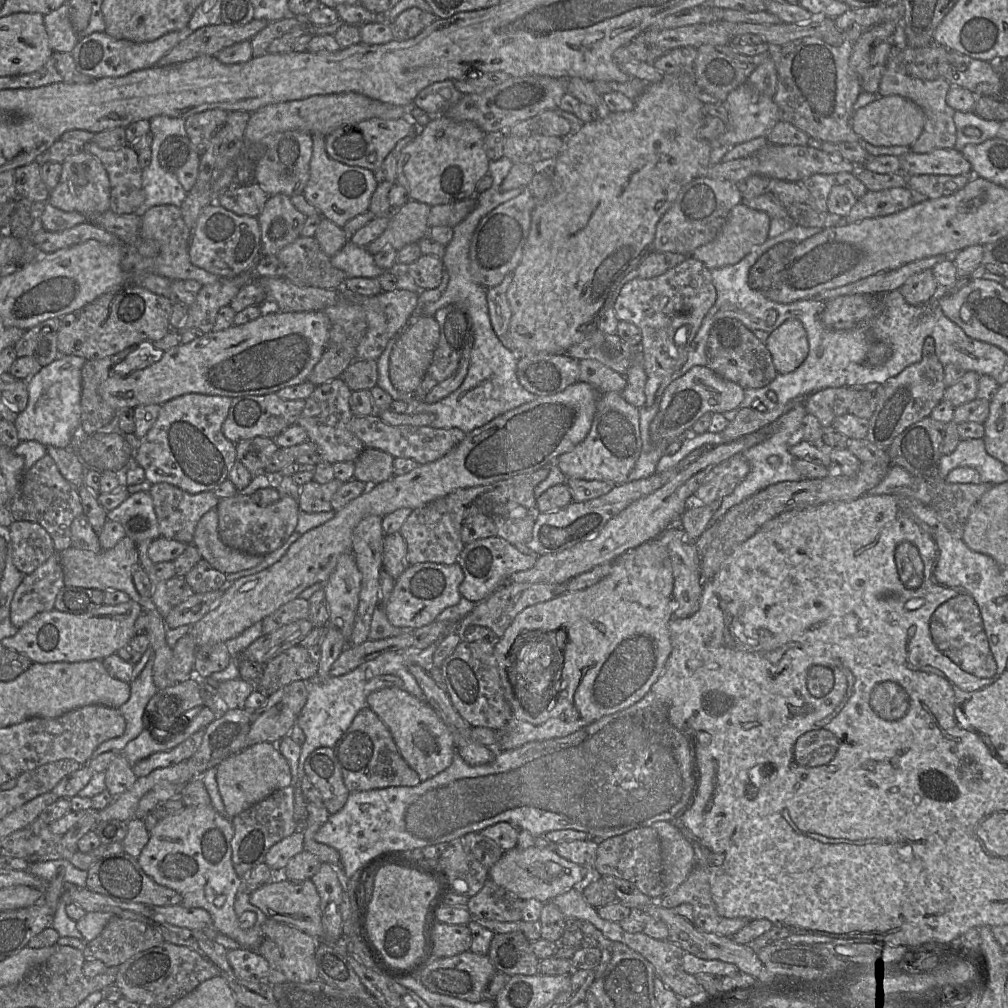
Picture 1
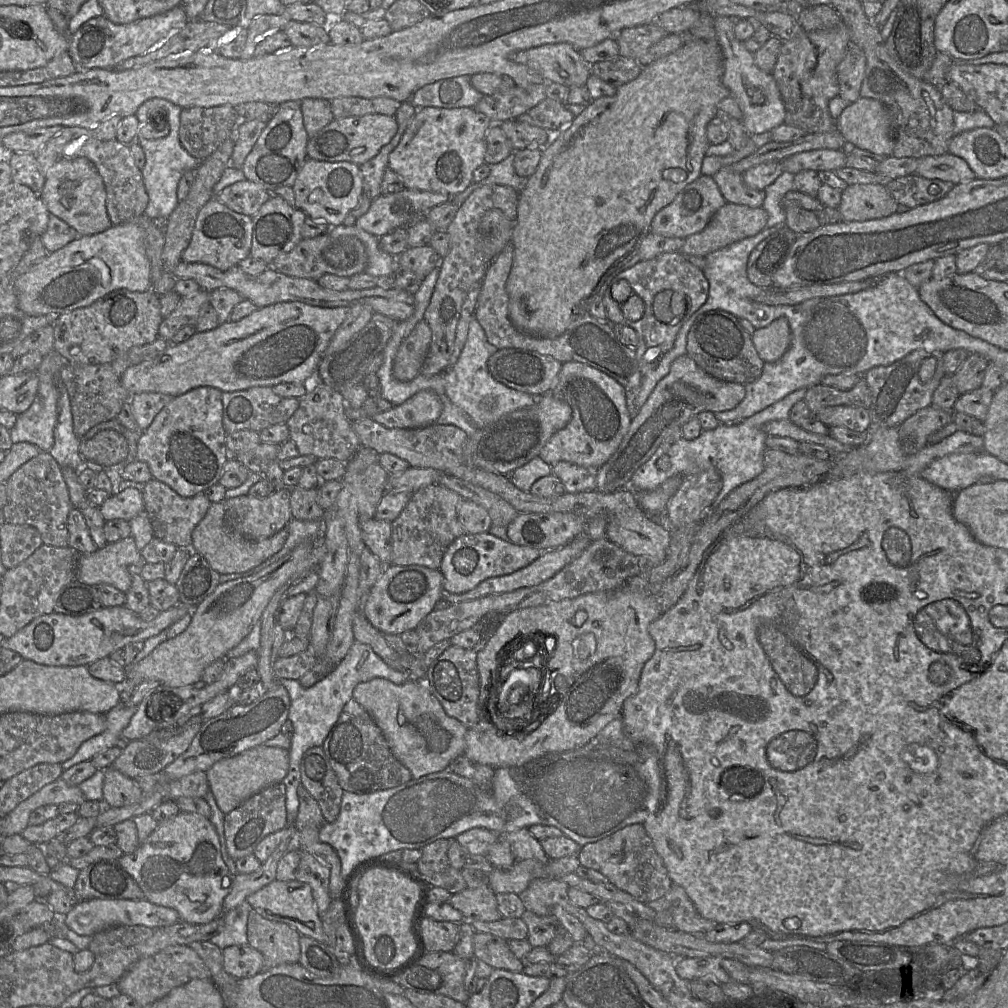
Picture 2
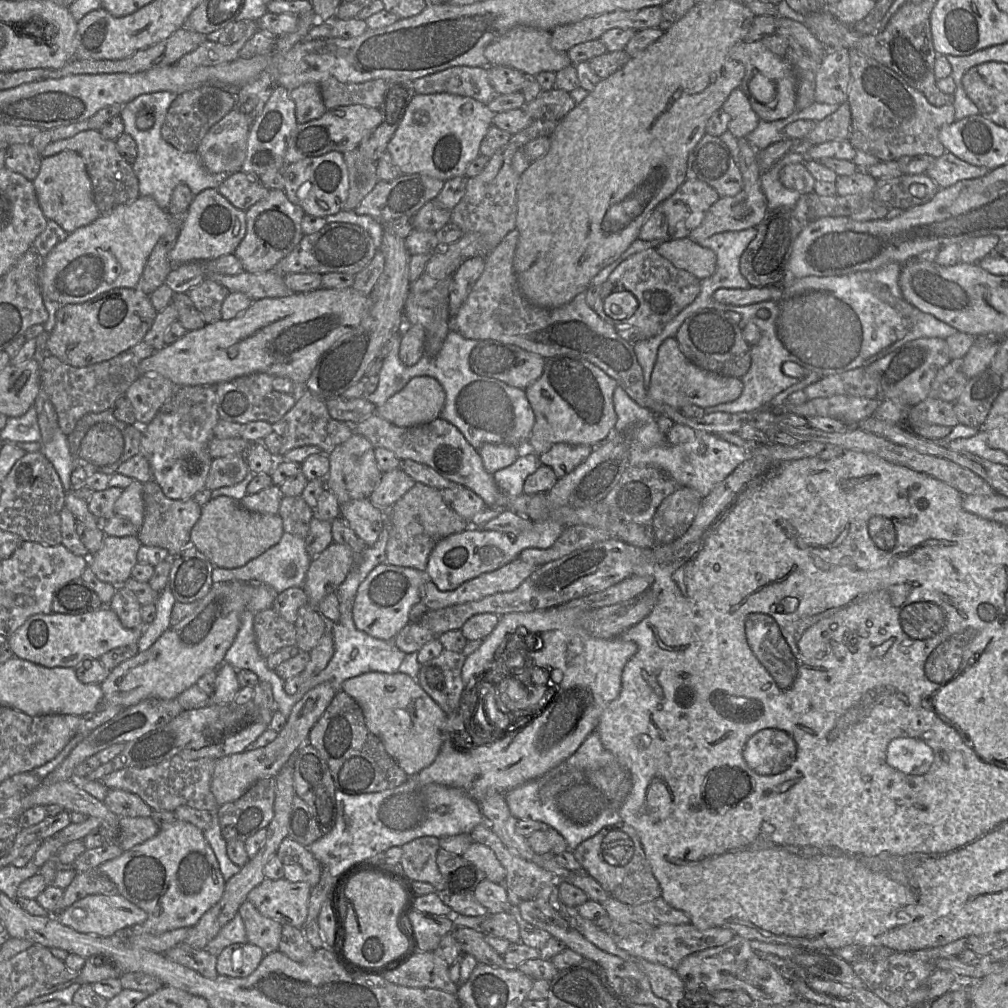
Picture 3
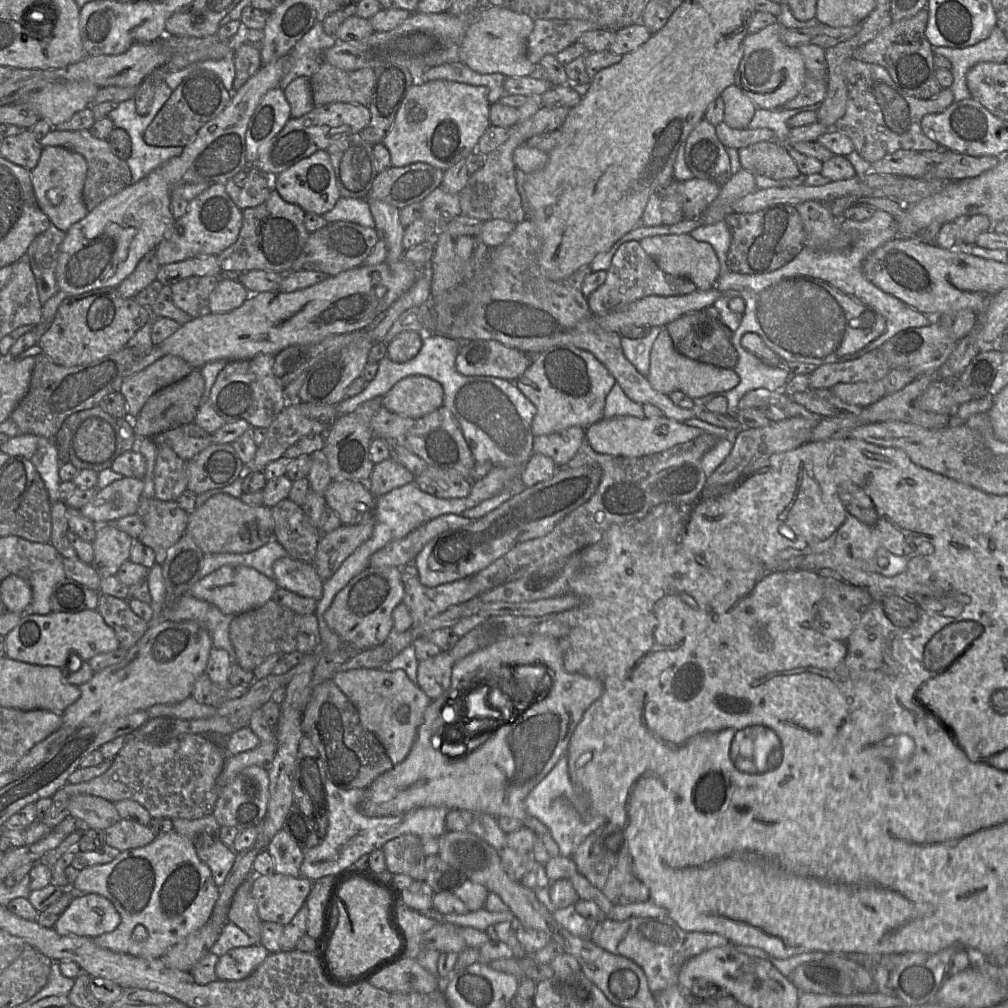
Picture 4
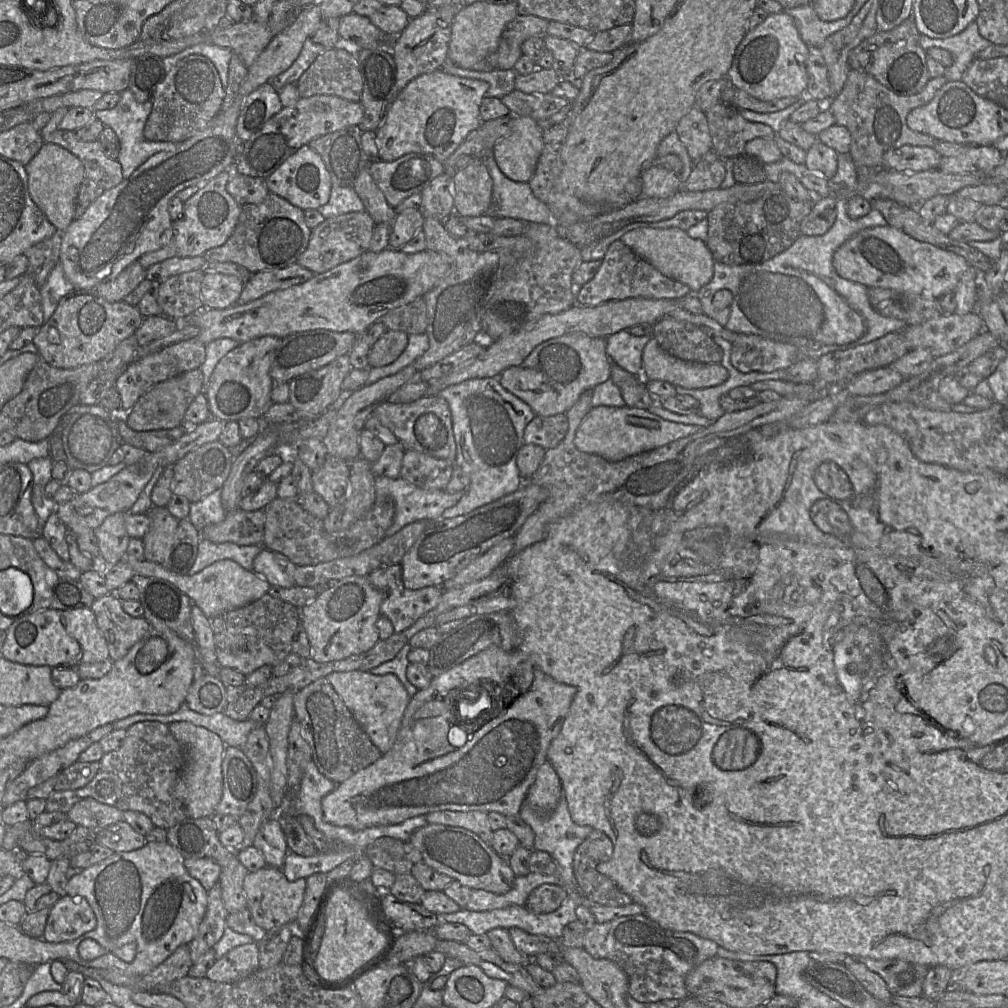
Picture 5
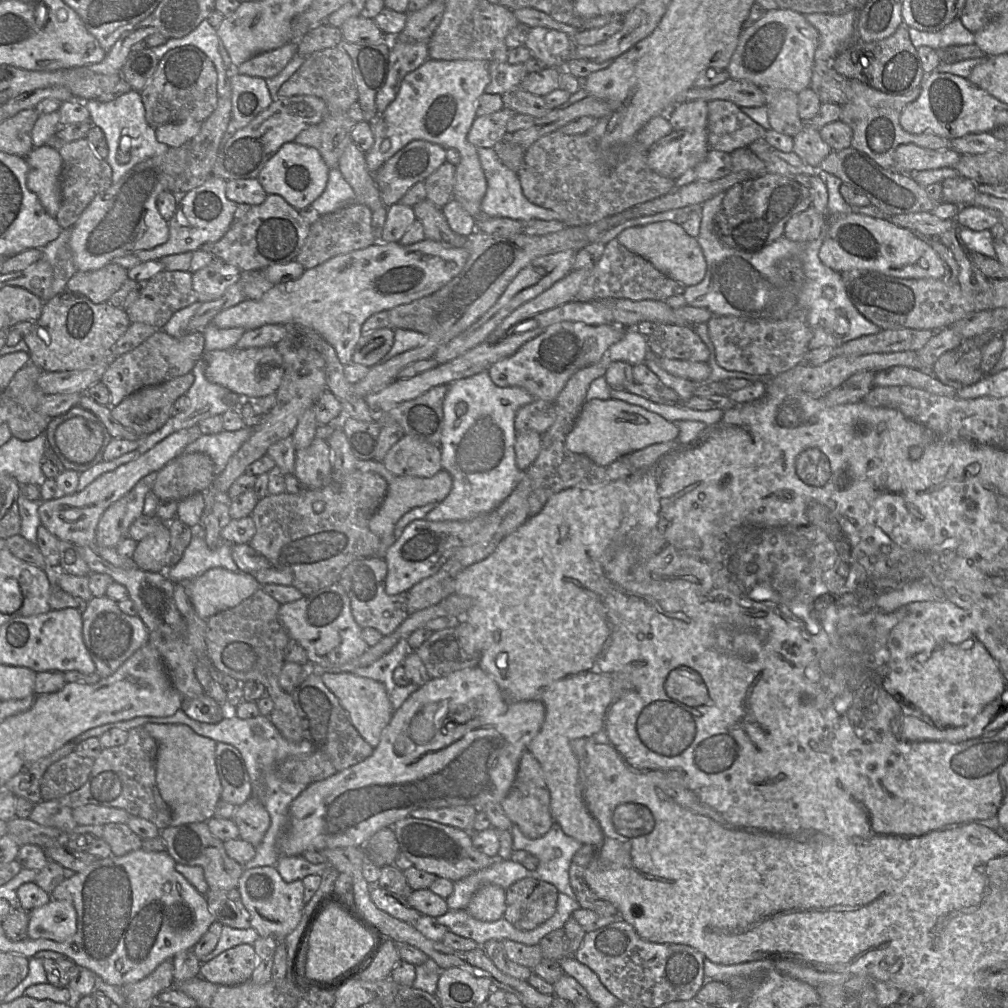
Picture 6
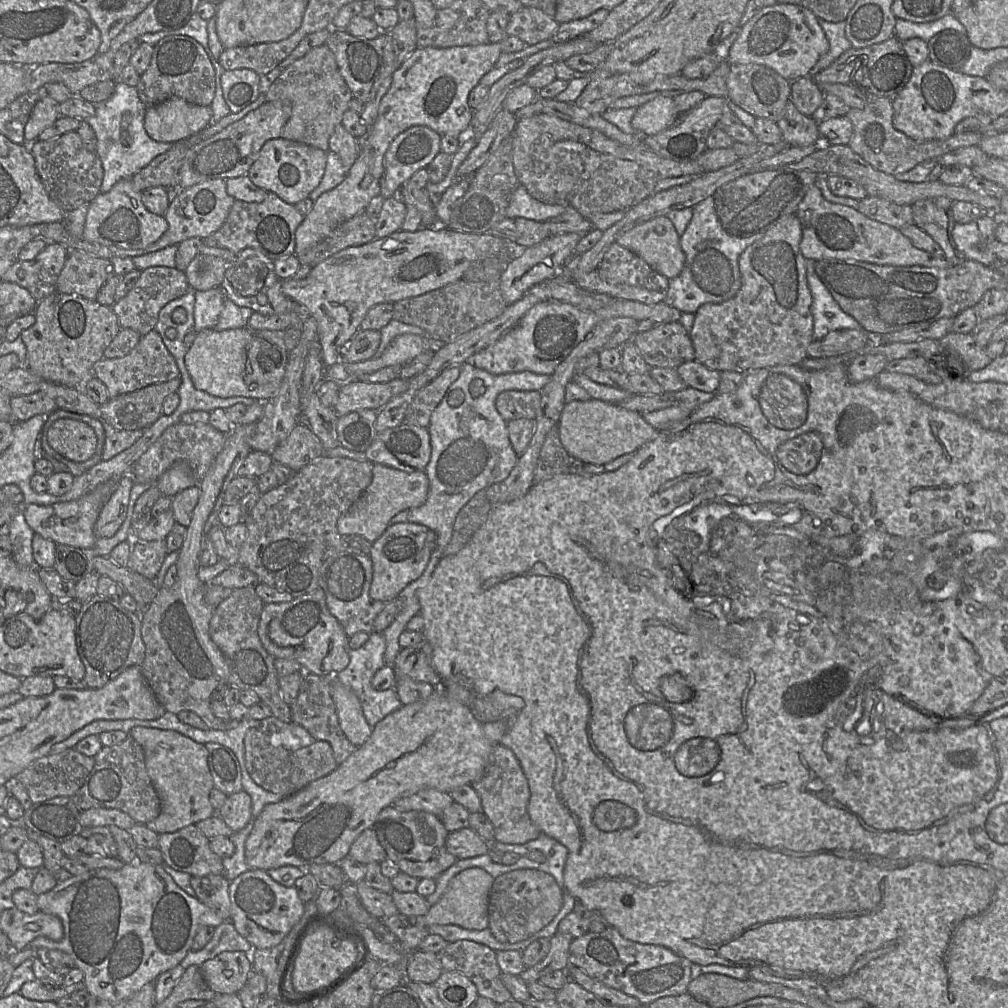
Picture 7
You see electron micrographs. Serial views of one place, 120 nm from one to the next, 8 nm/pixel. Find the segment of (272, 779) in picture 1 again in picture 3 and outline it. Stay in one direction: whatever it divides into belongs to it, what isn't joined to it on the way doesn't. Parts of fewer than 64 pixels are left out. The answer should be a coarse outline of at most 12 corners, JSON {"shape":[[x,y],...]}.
{"shape":[[336,690],[307,691],[275,740],[216,761],[218,806],[275,777],[307,741]]}

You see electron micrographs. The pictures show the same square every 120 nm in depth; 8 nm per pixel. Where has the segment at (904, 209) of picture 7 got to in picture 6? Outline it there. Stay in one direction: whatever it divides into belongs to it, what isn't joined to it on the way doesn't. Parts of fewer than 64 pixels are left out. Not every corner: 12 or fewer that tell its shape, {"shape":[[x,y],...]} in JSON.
{"shape":[[873,205],[863,215],[877,215],[924,238],[938,238],[957,227],[931,212],[888,215]]}

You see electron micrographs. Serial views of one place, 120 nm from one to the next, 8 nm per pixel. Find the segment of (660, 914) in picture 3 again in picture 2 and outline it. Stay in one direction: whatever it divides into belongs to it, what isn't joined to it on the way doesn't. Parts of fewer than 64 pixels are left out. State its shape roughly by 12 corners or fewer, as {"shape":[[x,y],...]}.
{"shape":[[672,884],[646,904],[669,912],[674,927],[706,933],[718,924],[697,911],[685,889]]}

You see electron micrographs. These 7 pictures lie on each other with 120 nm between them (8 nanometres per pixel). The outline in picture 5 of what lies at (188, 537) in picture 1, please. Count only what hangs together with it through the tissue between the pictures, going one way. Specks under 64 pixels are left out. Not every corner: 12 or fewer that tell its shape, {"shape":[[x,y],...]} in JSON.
{"shape":[[152,506],[142,539],[145,560],[163,565],[179,520]]}

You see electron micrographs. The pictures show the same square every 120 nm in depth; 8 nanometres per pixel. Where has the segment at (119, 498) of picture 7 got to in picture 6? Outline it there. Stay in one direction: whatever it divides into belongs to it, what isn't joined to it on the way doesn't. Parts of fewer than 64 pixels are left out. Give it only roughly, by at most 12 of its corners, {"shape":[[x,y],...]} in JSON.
{"shape":[[126,497],[100,518],[96,540],[116,548],[122,541]]}

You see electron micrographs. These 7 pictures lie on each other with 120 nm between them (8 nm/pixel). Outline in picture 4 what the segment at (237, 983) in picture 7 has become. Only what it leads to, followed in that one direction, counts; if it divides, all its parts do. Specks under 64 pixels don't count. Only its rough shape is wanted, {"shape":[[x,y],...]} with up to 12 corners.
{"shape":[[261,944],[235,947],[215,966],[219,980],[241,980],[266,959]]}

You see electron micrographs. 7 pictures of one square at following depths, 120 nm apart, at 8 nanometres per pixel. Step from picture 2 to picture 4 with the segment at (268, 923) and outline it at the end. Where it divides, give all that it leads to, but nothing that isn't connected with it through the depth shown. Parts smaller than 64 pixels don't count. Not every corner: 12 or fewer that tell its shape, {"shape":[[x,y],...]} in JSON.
{"shape":[[251,877],[235,891],[228,920],[260,943],[263,921]]}

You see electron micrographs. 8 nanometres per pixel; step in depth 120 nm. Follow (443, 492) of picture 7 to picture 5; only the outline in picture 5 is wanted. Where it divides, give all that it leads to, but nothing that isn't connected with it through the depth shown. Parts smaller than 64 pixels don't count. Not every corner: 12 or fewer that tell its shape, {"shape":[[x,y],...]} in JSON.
{"shape":[[496,377],[439,391],[469,486],[442,519],[523,487],[533,409]]}

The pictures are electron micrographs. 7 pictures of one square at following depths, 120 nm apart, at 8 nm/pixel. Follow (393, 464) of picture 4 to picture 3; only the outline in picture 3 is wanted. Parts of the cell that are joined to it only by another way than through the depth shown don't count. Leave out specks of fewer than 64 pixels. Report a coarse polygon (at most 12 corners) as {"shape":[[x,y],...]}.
{"shape":[[397,468],[383,473],[369,498],[388,511],[415,484]]}

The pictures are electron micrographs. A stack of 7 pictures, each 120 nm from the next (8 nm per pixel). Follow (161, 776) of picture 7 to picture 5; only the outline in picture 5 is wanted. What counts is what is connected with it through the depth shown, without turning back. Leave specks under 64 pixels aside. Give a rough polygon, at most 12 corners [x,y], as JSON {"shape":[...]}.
{"shape":[[190,722],[168,727],[185,752],[175,796],[189,818],[212,817],[226,745]]}

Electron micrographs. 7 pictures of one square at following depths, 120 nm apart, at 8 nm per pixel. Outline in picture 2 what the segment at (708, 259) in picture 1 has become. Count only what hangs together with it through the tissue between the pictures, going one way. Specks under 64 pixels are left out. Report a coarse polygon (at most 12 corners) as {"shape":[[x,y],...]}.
{"shape":[[726,203],[685,256],[706,257],[765,229],[763,207]]}

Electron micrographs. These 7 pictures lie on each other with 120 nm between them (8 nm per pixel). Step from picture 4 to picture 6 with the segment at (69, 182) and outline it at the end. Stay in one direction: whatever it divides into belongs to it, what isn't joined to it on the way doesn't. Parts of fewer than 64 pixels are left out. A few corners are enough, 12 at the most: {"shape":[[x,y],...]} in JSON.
{"shape":[[48,145],[26,156],[27,187],[56,218],[63,160]]}

